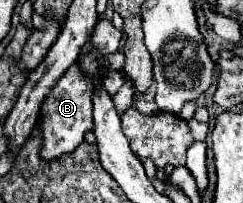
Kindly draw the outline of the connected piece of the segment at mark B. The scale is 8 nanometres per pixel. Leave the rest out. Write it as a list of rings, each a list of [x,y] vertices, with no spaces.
[[[79,63],[71,65],[67,73],[53,85],[49,95],[45,97],[41,111],[39,111],[39,121],[37,127],[41,129],[43,135],[43,147],[41,147],[41,159],[53,161],[65,153],[71,153],[85,141],[85,133],[93,131],[93,81],[81,73]]]

